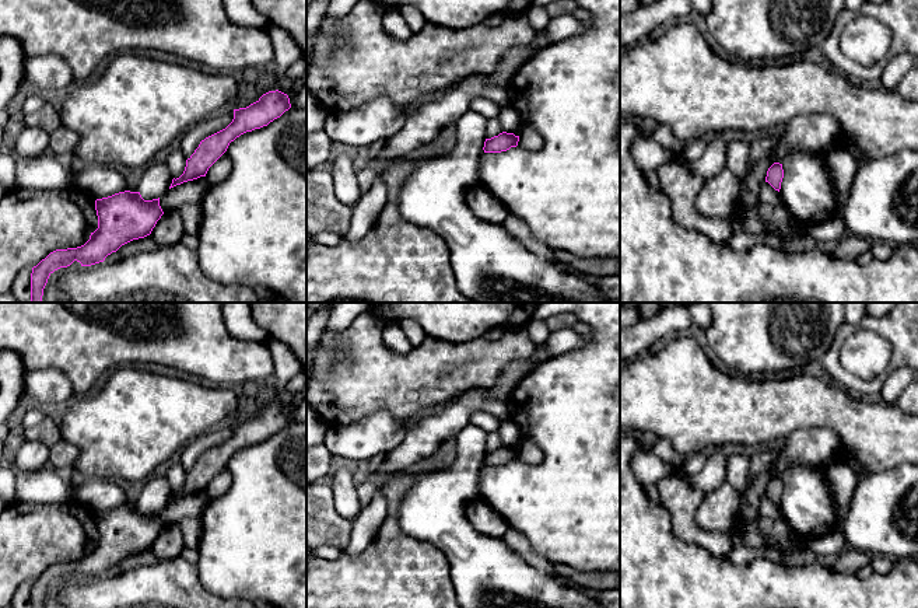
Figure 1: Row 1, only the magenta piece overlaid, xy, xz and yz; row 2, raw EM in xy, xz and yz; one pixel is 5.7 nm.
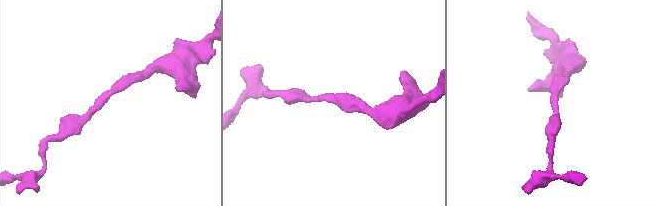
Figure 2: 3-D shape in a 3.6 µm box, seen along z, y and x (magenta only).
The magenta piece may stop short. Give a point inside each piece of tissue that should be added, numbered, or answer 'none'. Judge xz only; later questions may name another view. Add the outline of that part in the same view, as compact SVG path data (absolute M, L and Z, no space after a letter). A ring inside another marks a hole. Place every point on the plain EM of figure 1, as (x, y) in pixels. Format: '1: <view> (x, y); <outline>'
none

